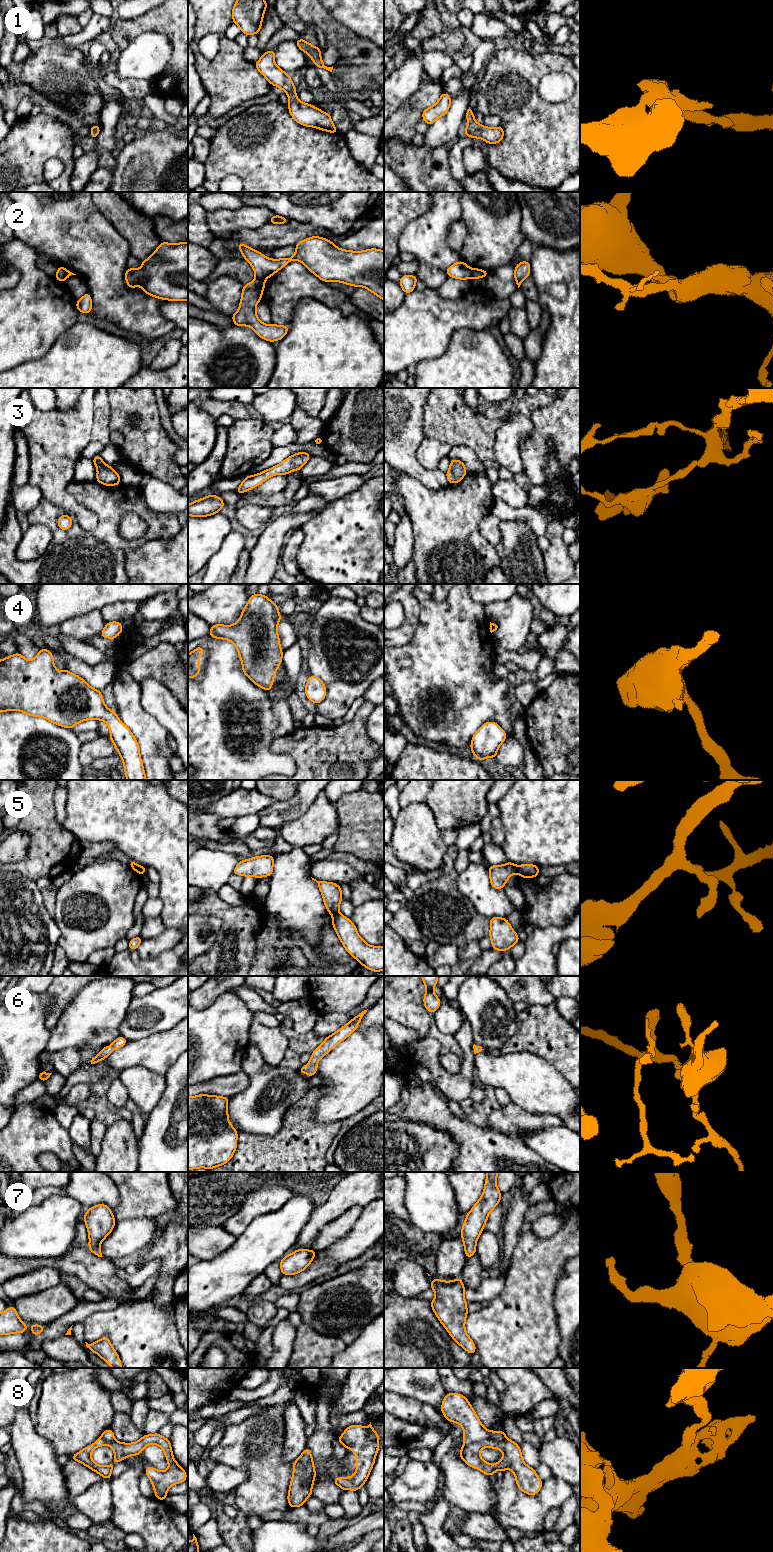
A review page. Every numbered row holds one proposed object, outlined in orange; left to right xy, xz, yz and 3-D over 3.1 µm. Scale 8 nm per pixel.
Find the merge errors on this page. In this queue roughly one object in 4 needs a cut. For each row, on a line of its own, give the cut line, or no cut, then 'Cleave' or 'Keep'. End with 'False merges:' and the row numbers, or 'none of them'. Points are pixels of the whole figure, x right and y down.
1: No split. Keep
2: Split along yz (471, 269), (472, 278). Cleave
3: No split. Keep
4: No split. Keep
5: Split along yz (518, 866), (516, 872). Cleave
6: No split. Keep
7: No split. Keep
8: Split along yz (506, 1438), (501, 1440), (485, 1439), (465, 1444). Cleave
False merges: 2, 5, 8

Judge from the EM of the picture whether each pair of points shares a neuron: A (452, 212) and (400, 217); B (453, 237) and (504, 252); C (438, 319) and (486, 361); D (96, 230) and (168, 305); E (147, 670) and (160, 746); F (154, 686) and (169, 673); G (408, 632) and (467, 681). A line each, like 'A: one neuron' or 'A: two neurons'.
A: two neurons
B: two neurons
C: two neurons
D: two neurons
E: two neurons
F: two neurons
G: two neurons

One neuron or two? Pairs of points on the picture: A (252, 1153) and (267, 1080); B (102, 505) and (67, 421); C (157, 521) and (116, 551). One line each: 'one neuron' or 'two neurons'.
A: two neurons
B: two neurons
C: one neuron

